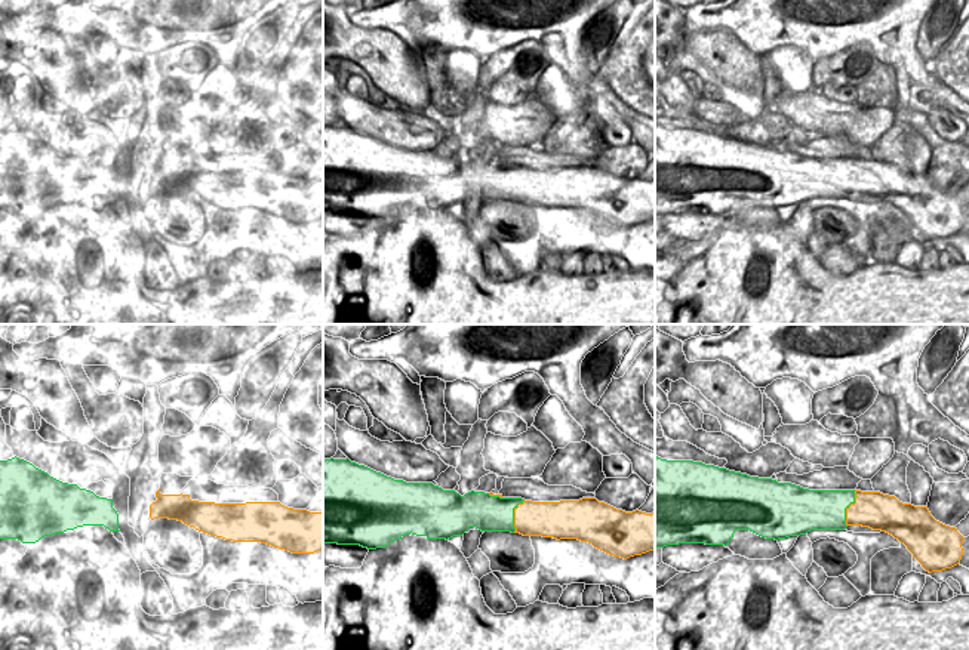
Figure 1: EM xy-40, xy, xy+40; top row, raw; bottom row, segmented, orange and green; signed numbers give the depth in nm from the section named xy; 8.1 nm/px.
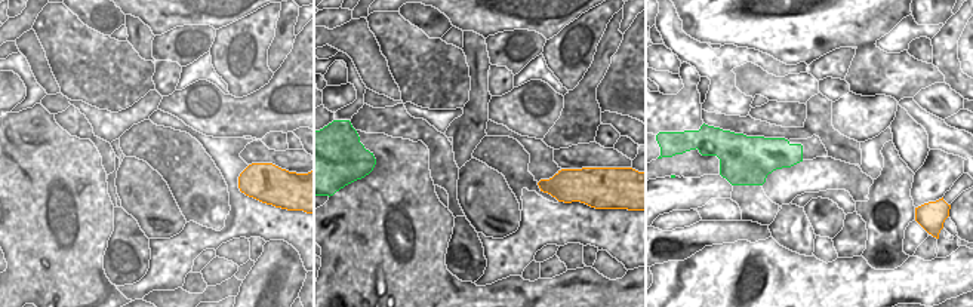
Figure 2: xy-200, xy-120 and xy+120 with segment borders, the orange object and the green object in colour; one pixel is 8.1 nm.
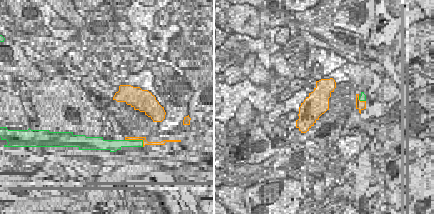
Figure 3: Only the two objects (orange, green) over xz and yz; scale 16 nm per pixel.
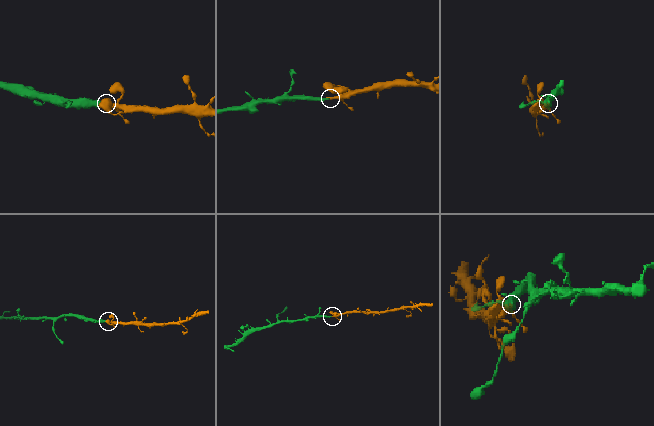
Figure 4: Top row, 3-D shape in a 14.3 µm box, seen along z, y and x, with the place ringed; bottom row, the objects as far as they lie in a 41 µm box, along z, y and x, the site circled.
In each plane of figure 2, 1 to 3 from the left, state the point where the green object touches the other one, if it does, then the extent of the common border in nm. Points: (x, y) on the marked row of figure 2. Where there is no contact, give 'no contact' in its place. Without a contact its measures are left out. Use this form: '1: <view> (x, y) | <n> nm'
1: no contact
2: no contact
3: no contact

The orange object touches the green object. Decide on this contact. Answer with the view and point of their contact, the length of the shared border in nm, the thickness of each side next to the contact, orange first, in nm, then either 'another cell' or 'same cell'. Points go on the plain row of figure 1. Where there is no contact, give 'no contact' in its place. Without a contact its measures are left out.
xy+40 (848, 176) | 300 nm | 300/340 nm | same cell

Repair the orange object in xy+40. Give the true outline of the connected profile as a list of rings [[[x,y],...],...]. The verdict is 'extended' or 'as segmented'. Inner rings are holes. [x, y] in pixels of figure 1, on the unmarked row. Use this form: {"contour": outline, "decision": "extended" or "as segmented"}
{"contour": [[[655,124],[655,216],[679,212],[726,215],[736,198],[750,198],[778,209],[810,198],[845,198],[848,194],[862,194],[892,203],[929,241],[957,234],[963,224],[965,206],[956,195],[936,190],[928,175],[902,172],[895,164],[880,160],[809,158],[702,130],[667,129]]], "decision": "extended"}

